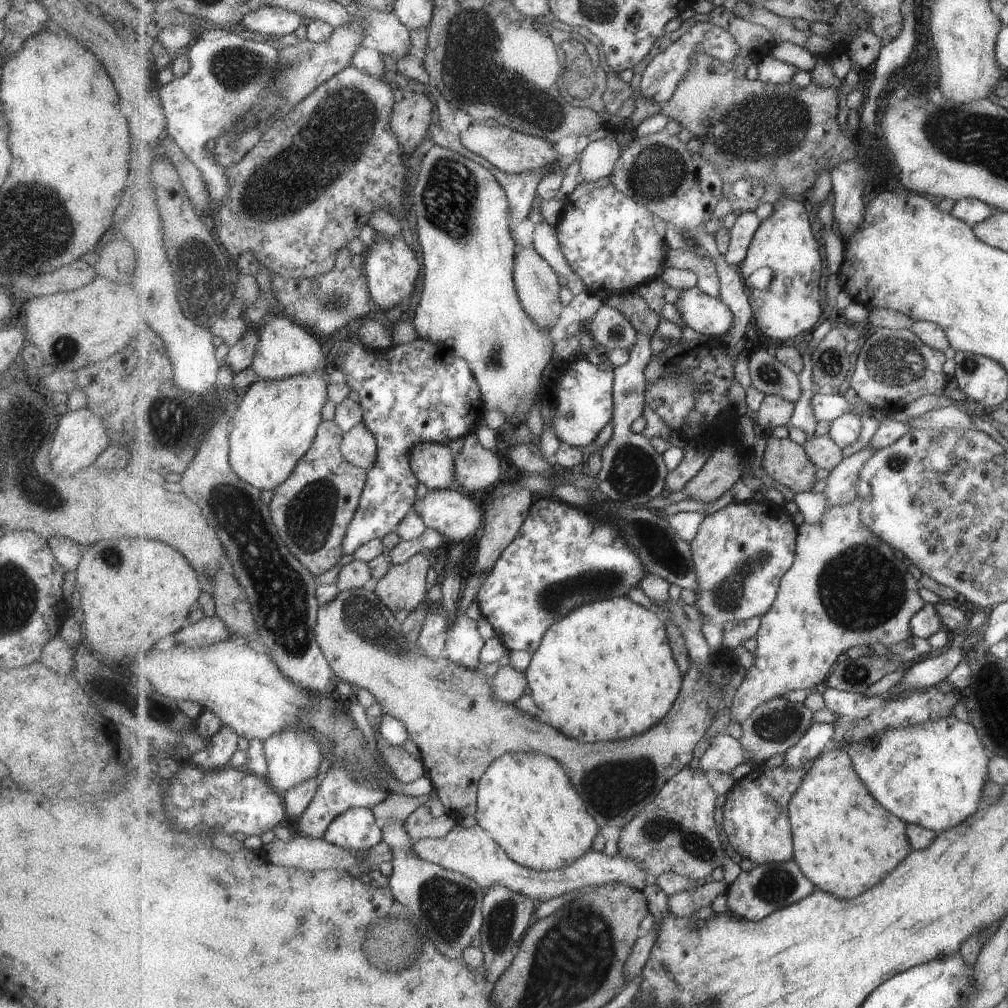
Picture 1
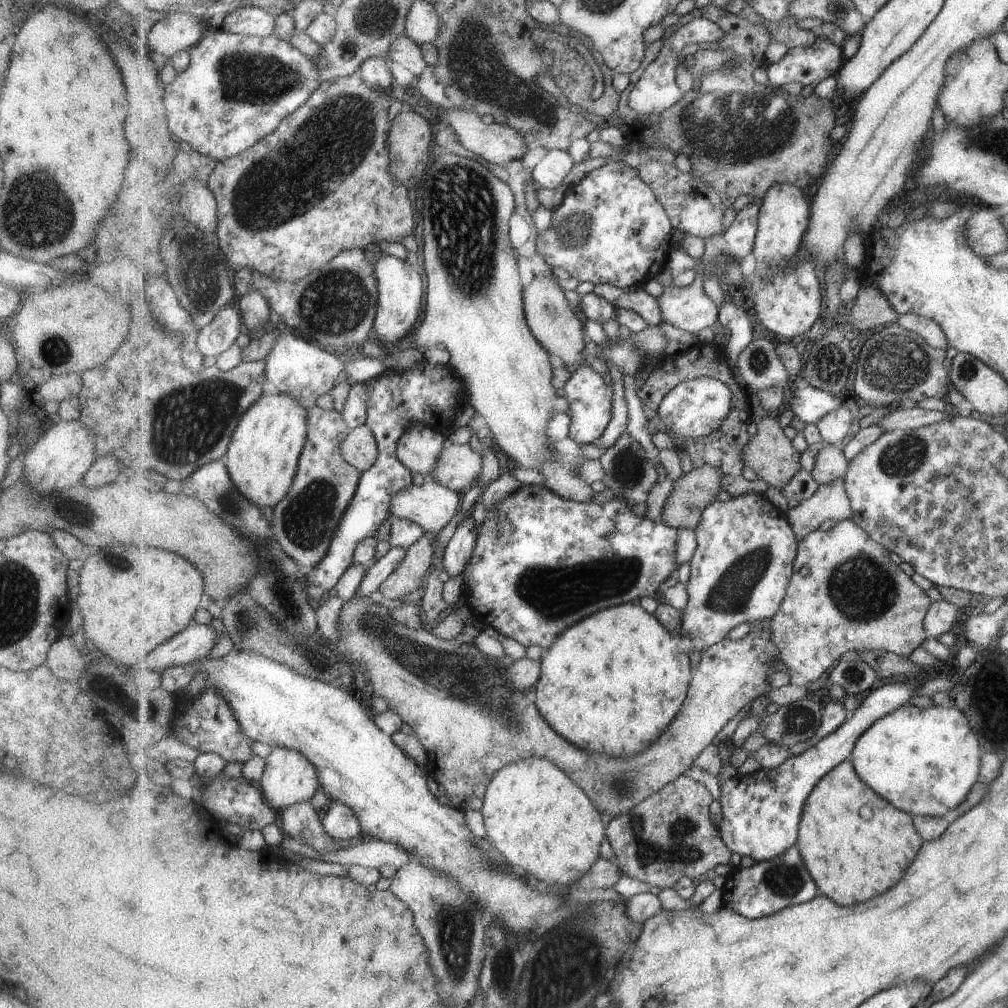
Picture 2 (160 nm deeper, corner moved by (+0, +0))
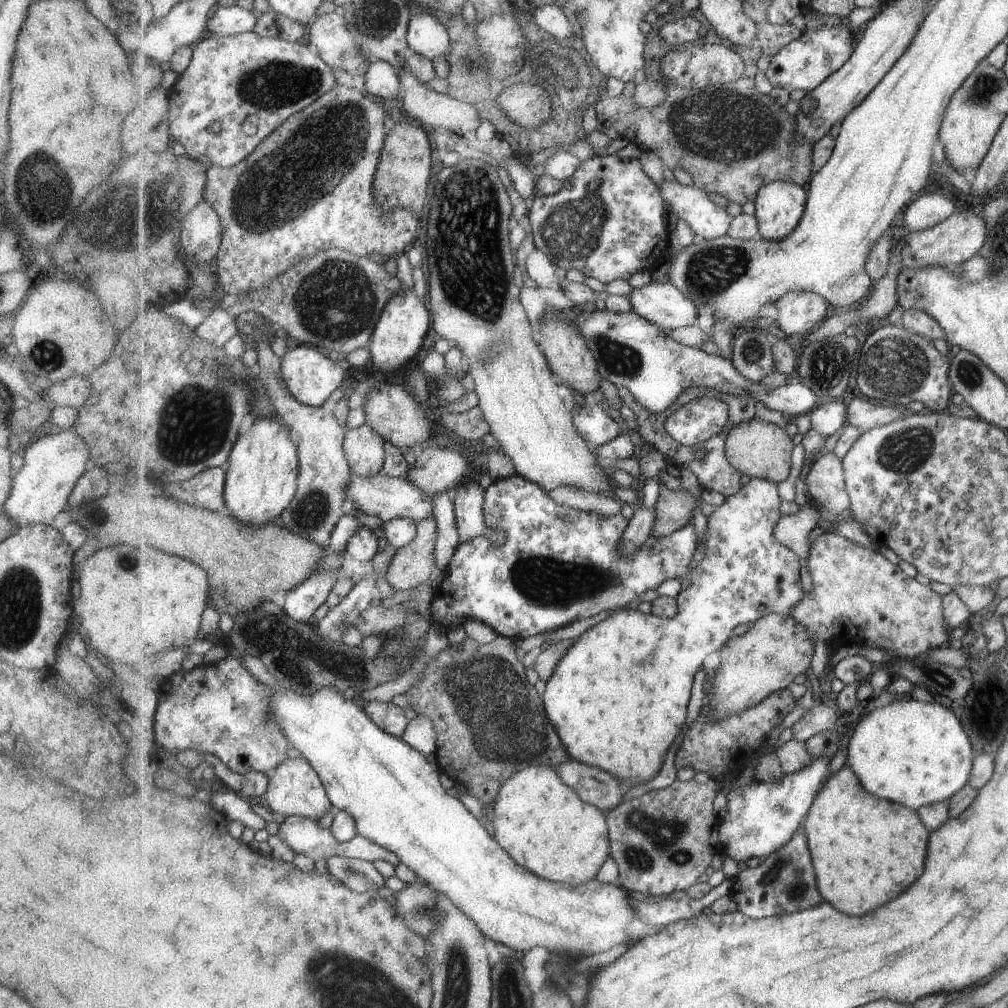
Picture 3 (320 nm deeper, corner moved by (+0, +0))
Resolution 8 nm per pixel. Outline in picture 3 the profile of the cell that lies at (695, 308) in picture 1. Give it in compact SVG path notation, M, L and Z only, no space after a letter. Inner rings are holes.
M650 283L635 287L630 294L634 311L658 324L664 330L675 330L697 322L697 305L679 287L666 283Z

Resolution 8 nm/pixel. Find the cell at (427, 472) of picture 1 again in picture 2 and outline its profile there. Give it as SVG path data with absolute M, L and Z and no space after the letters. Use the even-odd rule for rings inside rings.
M413 423L401 436L397 454L401 462L427 479L448 443L447 437L437 429L425 423Z

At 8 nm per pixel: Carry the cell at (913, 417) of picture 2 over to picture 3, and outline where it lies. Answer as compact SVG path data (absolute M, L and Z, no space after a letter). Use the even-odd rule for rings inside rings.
M853 398L848 406L847 424L867 432L876 426L883 426L907 415L903 408L895 406L874 406L871 399Z

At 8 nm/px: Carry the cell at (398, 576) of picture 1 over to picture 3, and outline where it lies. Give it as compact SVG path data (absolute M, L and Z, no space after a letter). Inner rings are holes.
M433 514L418 522L417 536L407 546L395 552L386 574L394 590L411 590L433 581L436 564L438 522Z

